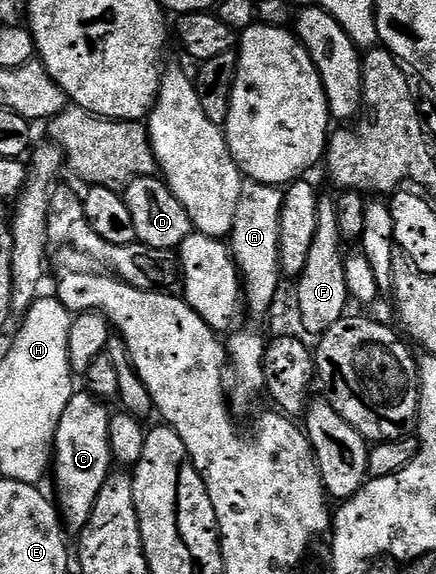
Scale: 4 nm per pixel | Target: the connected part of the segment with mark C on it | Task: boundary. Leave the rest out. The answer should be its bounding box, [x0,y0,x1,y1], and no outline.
[52,391,112,534]

